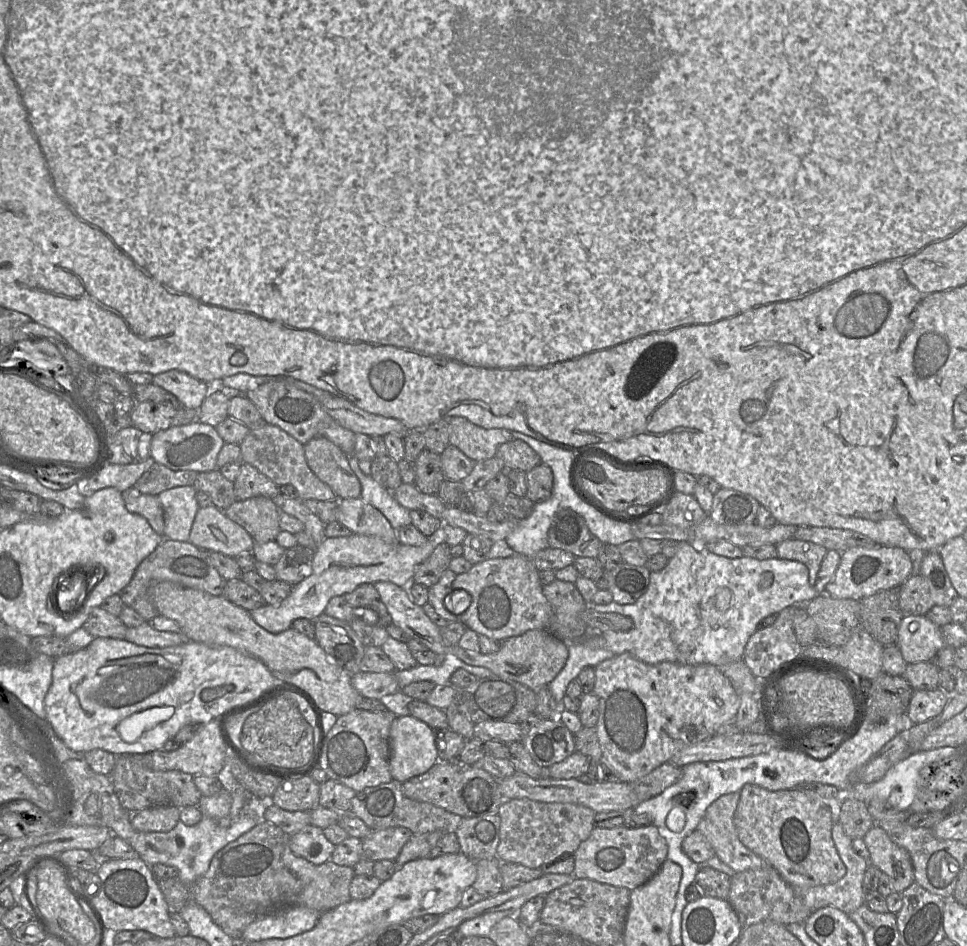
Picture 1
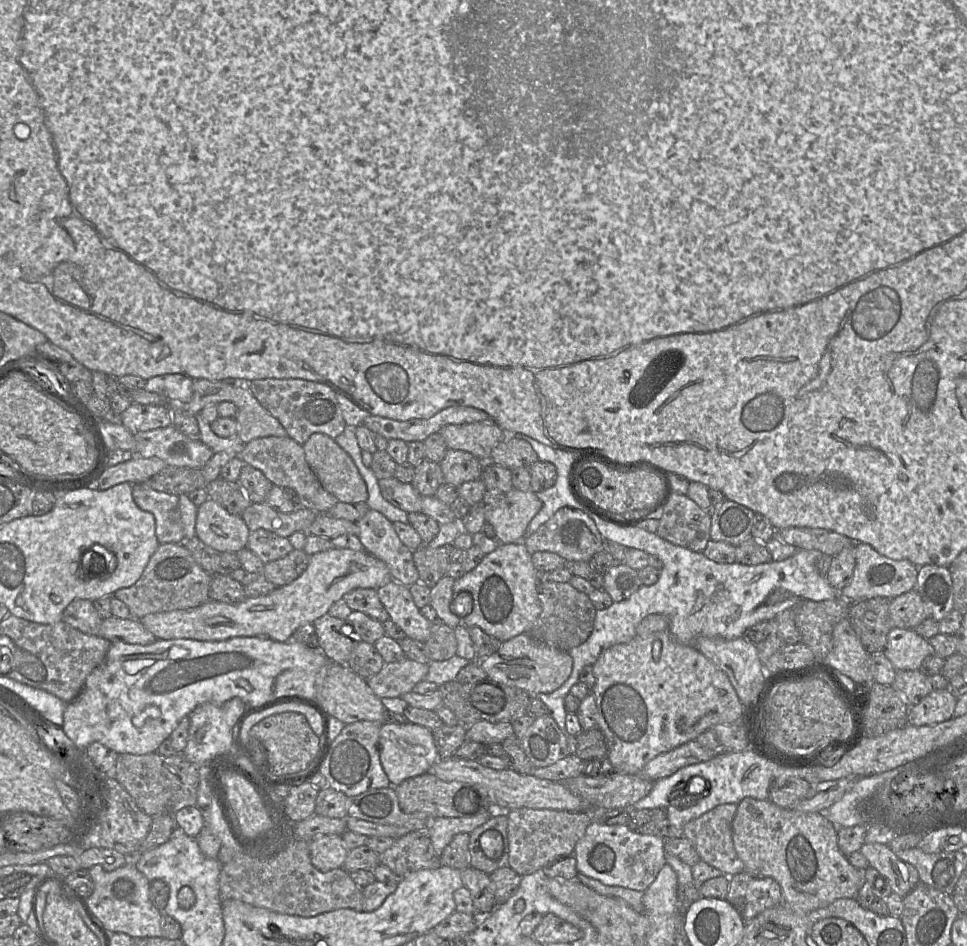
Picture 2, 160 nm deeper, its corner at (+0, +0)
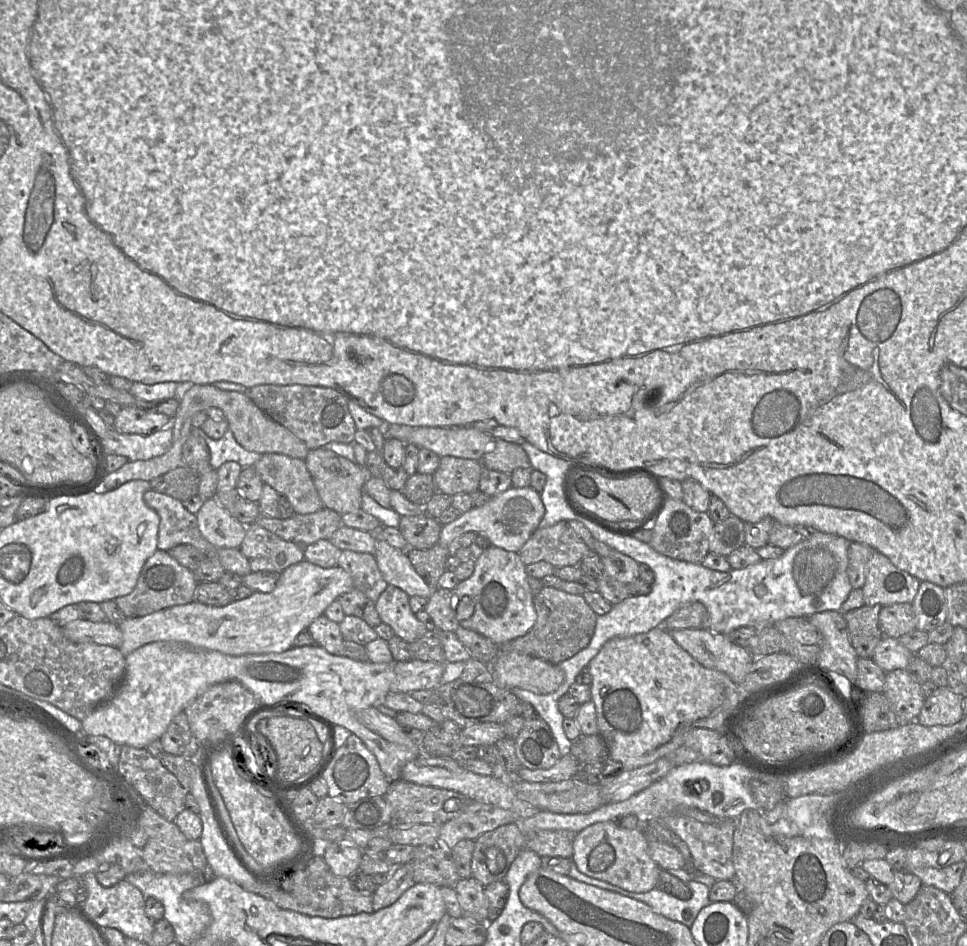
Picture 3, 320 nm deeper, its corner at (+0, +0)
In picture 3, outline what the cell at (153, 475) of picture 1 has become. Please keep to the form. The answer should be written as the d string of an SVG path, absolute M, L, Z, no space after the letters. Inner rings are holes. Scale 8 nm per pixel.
M180 465L150 481L150 489L184 501L198 494L200 473Z

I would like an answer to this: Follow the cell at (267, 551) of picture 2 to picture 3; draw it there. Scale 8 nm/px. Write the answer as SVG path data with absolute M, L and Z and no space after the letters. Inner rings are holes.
M252 523L247 526L239 549L249 561L251 572L281 573L289 566L304 560L304 547Z

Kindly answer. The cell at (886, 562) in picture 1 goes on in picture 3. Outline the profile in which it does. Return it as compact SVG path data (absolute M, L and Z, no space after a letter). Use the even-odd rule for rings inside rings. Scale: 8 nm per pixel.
M874 550L866 565L866 579L862 587L865 605L888 606L912 603L920 580L900 570L879 551Z

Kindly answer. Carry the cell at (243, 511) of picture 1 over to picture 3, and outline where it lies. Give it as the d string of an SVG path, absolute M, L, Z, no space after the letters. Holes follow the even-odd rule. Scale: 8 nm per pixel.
M325 507L314 513L295 513L288 519L260 515L254 523L299 546L307 546L318 540L329 540L343 526L341 515Z

